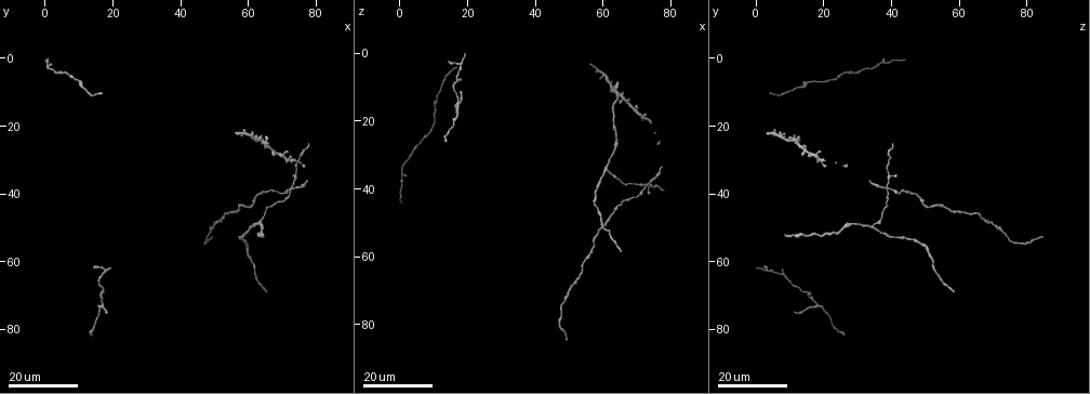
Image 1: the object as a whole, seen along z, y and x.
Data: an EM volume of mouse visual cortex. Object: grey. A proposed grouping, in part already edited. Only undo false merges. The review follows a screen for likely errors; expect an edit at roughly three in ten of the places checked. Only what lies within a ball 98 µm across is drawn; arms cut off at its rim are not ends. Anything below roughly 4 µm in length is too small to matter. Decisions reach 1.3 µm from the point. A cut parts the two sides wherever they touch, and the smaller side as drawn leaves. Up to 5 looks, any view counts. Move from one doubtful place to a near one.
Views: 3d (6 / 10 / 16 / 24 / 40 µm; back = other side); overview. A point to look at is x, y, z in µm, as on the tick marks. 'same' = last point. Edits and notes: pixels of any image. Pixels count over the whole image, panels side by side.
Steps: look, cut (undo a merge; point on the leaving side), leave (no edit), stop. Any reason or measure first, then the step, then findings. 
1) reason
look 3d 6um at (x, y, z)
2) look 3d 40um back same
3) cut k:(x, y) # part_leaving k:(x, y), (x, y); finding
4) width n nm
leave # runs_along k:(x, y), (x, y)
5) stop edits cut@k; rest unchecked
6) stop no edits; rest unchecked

looks like a crossing
look 3d 16um at (73.0, 39.0, 39.0)

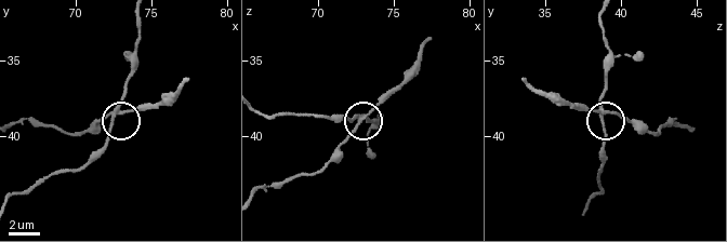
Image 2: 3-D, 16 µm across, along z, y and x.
look 3d 6um at (72.8, 38.6, 38.8)

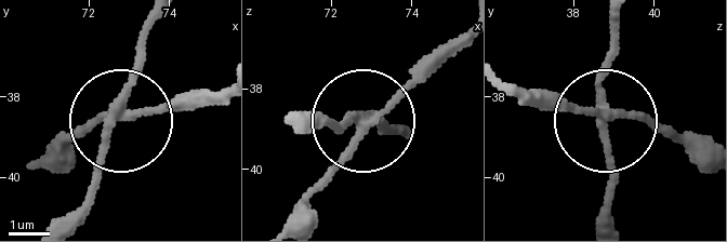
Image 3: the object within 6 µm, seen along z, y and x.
arms 4
cut 3:(166, 105) # part_leaving 3:(117, 112), (44, 153); a second neuron is stuck on

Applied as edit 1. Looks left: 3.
three-way junction
look 3d 24um at (61.5, 50.0, 33.5)

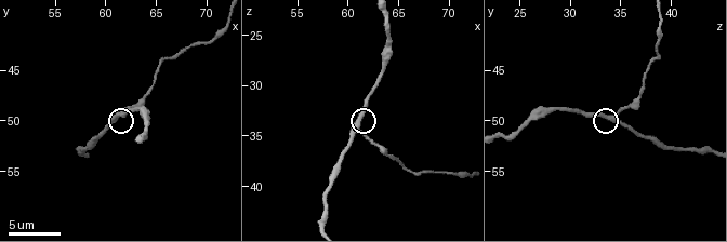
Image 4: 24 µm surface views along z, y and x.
look 3d 6um at (61.0, 49.6, 33.8)

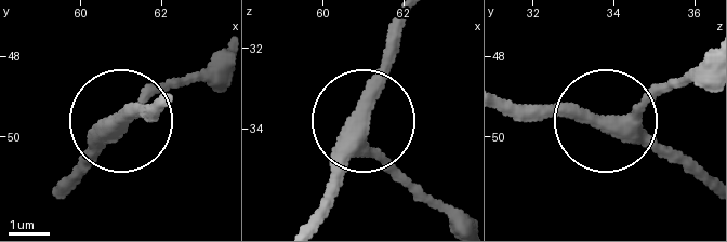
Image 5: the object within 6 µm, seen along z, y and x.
leave # runs_along 5:(453, 218), (364, 132), (332, 195); all the same neuron

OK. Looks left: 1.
stop edits cut@3; rest unchecked

